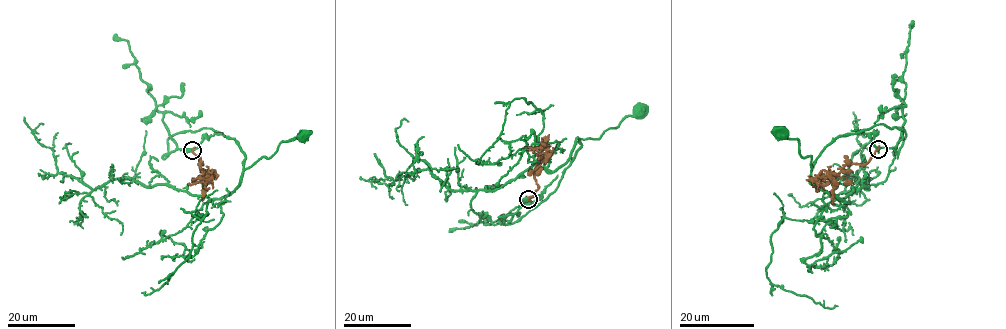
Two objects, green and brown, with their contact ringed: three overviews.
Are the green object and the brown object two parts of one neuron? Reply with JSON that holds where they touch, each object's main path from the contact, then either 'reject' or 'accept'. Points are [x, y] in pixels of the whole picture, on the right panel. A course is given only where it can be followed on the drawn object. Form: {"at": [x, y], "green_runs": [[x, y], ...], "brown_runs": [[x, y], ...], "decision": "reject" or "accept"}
{"at": [878, 149], "green_runs": [[878, 148], [897, 151], [905, 132], [876, 124], [835, 138], [811, 169], [799, 142], [781, 132]], "brown_runs": [[878, 148], [866, 164], [847, 164], [837, 175], [820, 175], [820, 185]], "decision": "reject"}

